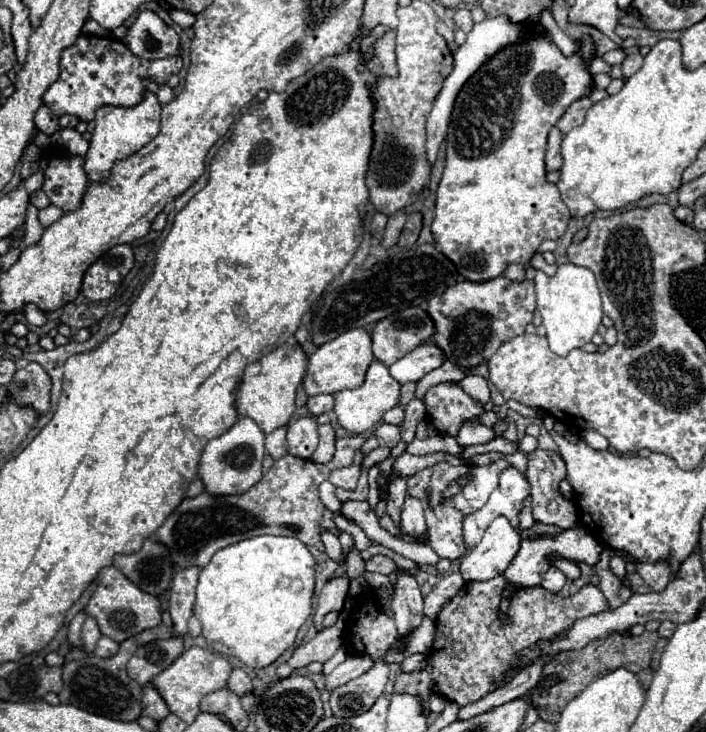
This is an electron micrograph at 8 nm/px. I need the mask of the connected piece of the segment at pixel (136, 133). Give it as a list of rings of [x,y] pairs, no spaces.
[[[146,92],[138,104],[128,106],[128,108],[100,106],[96,110],[96,118],[94,118],[96,128],[94,128],[94,136],[90,140],[90,150],[84,156],[84,160],[86,160],[84,168],[88,172],[90,182],[98,182],[98,180],[106,178],[116,160],[124,160],[130,154],[138,152],[158,134],[160,132],[160,112],[162,112],[162,106],[160,106],[156,94],[152,94],[152,92]]]

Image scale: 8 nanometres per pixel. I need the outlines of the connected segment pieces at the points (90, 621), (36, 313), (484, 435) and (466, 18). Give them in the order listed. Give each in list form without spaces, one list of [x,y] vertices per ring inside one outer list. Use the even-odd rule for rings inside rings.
[[[86,618],[86,622],[82,624],[82,648],[86,652],[92,652],[100,636],[102,634],[100,634],[100,630],[96,626],[96,620],[94,618]]]
[[[32,304],[26,306],[24,316],[26,316],[26,320],[28,320],[30,326],[44,326],[44,324],[46,324],[46,314],[40,312],[40,310],[38,310],[36,306],[32,306]]]
[[[466,422],[460,432],[458,432],[458,444],[460,446],[476,446],[476,444],[486,444],[496,438],[496,432],[484,424],[476,422]]]
[[[456,8],[456,10],[454,10],[454,24],[456,24],[462,32],[468,32],[468,30],[474,26],[474,22],[472,22],[472,18],[470,18],[470,10],[468,10],[468,8]]]

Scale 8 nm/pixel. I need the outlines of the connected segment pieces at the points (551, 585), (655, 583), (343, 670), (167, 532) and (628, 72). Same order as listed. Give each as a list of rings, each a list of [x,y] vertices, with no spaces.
[[[551,566],[543,576],[542,588],[546,588],[548,592],[556,594],[556,592],[562,590],[562,586],[566,584],[566,581],[566,576],[556,567]]]
[[[644,562],[644,564],[636,564],[636,570],[638,574],[642,576],[642,580],[654,590],[654,592],[660,592],[660,590],[666,590],[670,578],[672,578],[672,570],[666,562],[656,562],[656,564],[650,564],[650,562]]]
[[[350,654],[338,668],[334,668],[332,674],[326,676],[326,690],[334,690],[336,686],[342,686],[358,676],[362,676],[364,672],[368,672],[374,666],[374,658],[370,658],[368,654]]]
[[[286,454],[274,460],[264,478],[242,496],[214,498],[202,492],[196,498],[184,498],[182,504],[156,530],[156,540],[170,548],[176,568],[206,566],[220,548],[262,534],[296,536],[306,546],[318,546],[318,542],[322,542],[320,518],[324,514],[324,504],[320,508],[318,486],[330,476],[332,470],[332,464],[314,464],[312,460]]]
[[[630,54],[626,56],[626,60],[622,62],[622,72],[624,72],[624,78],[630,78],[632,74],[636,74],[644,64],[644,58],[640,54]]]

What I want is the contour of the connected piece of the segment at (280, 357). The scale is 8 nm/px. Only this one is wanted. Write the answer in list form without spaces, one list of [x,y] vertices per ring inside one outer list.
[[[286,342],[284,346],[276,348],[268,356],[260,358],[254,364],[248,364],[244,370],[244,378],[236,392],[236,410],[240,418],[252,418],[264,434],[274,432],[280,426],[286,426],[294,414],[294,398],[296,386],[302,382],[306,372],[304,352],[298,344]]]

